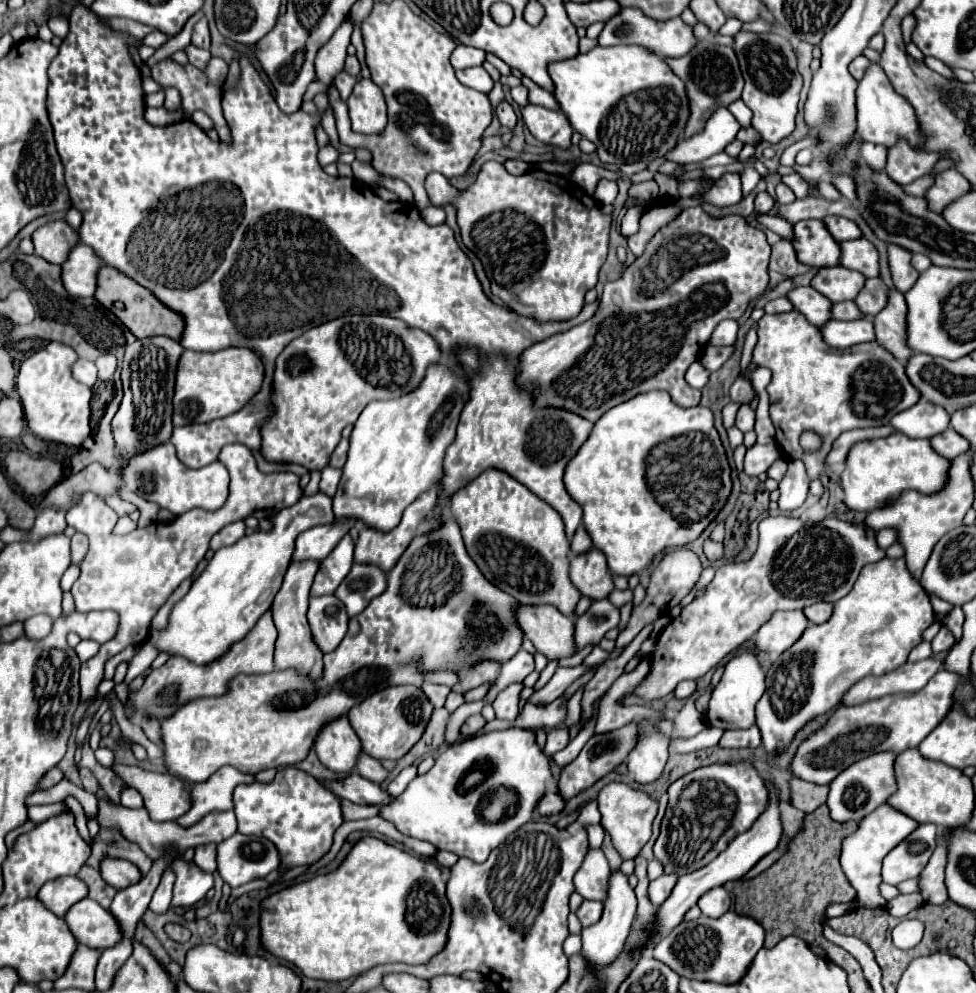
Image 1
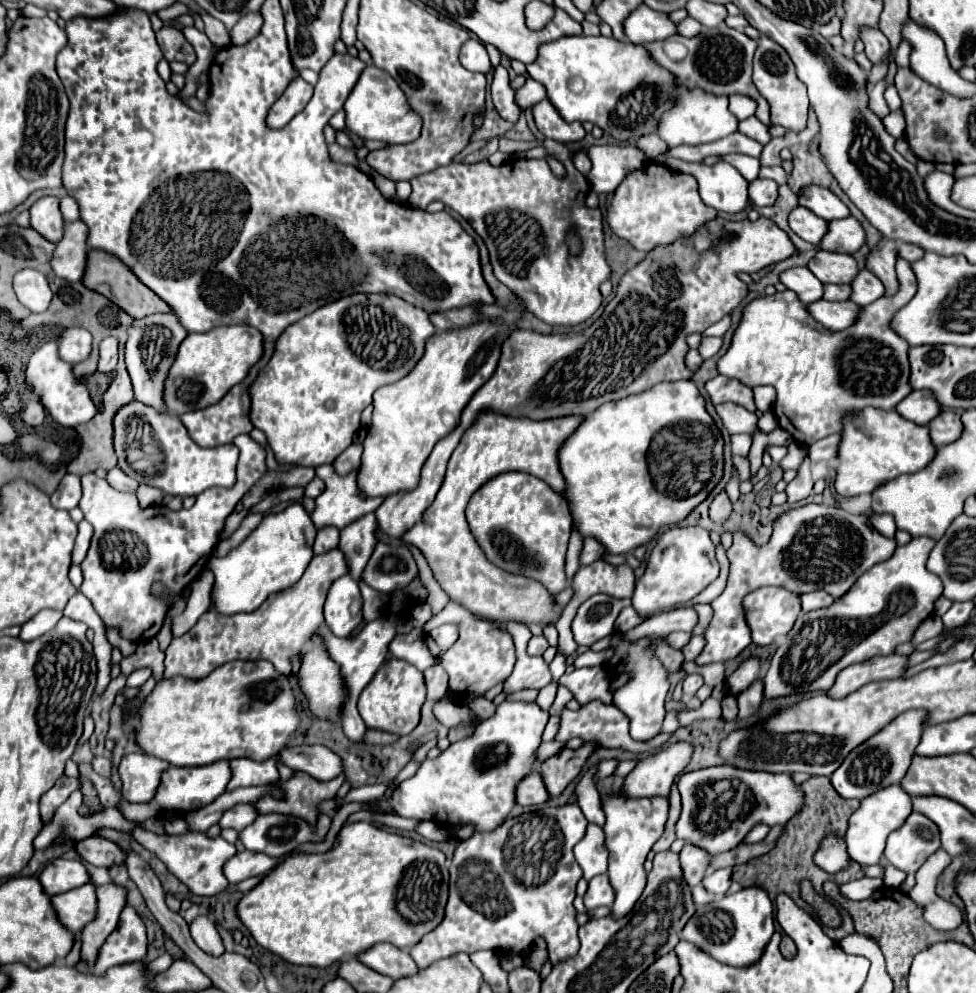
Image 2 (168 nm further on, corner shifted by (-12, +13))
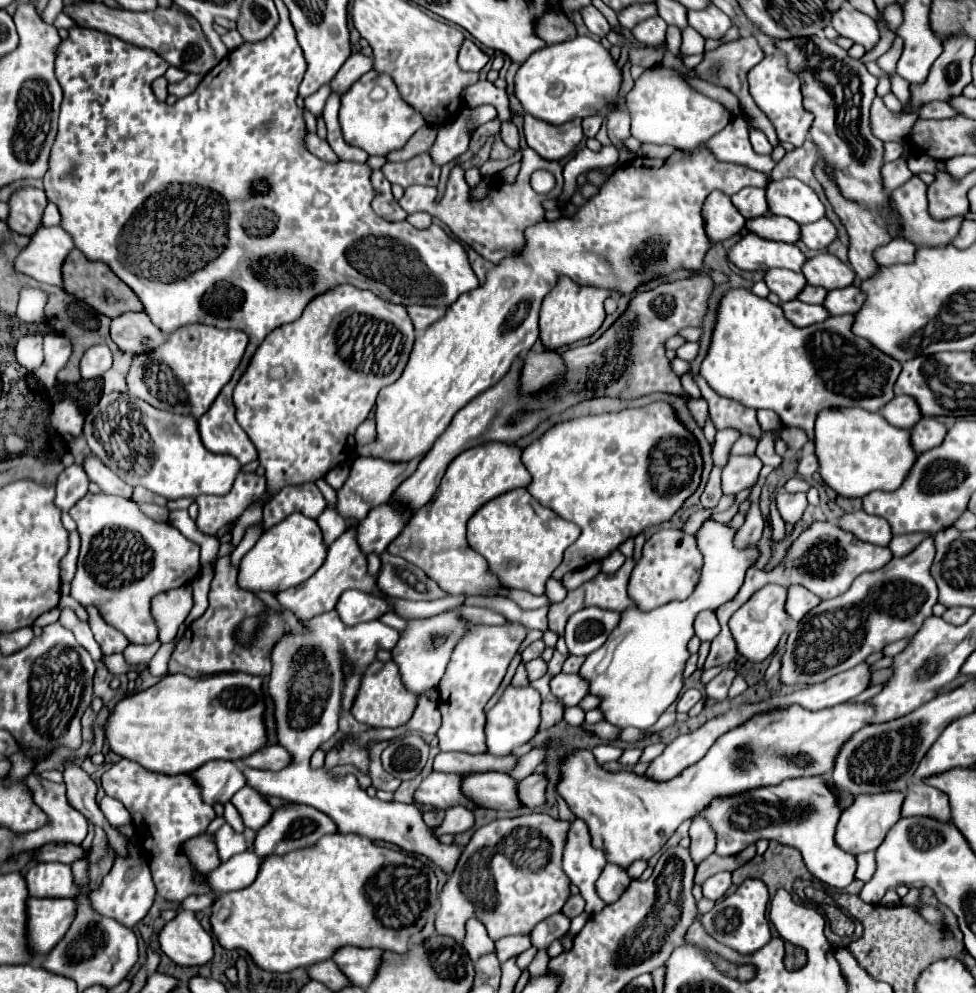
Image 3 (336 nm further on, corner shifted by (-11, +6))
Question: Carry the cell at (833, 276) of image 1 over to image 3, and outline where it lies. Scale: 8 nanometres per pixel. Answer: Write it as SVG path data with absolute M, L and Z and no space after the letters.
M818 253L802 265L802 273L810 285L818 285L824 289L840 289L852 285L856 273L850 265L842 263L838 257L830 253Z

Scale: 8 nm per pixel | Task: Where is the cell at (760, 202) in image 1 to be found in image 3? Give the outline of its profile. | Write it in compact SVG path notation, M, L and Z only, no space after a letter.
M746 187L740 193L732 195L732 205L740 211L740 215L744 215L746 219L752 217L760 217L764 213L768 213L768 205L766 205L766 191L764 189L754 189L754 187Z

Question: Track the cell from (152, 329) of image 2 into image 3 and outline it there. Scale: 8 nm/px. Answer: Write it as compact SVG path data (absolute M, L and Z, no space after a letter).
M122 313L110 321L110 337L112 341L128 355L148 353L154 345L160 345L166 335L150 319L146 313Z

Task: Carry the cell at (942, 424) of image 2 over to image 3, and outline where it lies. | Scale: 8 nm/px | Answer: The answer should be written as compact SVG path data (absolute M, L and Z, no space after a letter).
M922 417L910 429L910 445L916 453L924 453L934 445L940 445L942 437L946 437L946 425L942 425L932 417Z

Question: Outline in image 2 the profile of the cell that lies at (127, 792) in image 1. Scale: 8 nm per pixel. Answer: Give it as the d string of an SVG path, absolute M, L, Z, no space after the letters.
M127 754L119 764L123 798L129 802L149 802L159 786L161 770L169 764L149 754Z

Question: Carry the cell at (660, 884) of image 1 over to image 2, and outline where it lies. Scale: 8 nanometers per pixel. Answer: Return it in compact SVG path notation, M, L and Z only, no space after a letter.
M685 846L679 852L679 862L681 862L685 882L691 888L697 886L703 880L705 870L707 870L707 852L699 850L697 846Z

